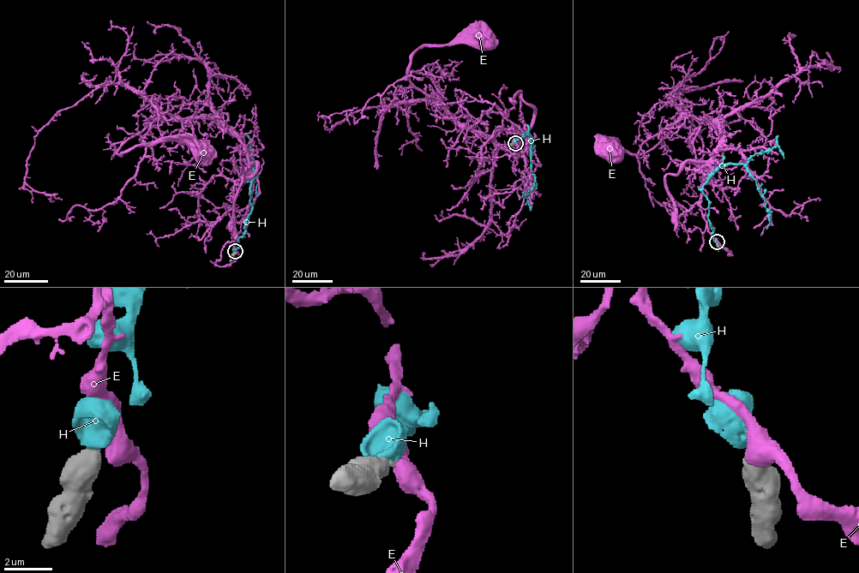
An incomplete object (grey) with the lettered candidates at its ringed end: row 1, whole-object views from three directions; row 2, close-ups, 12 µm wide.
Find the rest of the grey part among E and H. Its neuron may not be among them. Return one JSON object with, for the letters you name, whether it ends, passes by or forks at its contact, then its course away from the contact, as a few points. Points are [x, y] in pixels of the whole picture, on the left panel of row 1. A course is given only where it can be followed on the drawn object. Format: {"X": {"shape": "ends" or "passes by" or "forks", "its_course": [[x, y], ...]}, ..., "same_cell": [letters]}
{"same_cell": []}

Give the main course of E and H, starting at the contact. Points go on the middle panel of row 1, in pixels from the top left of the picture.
E: (515, 143), (513, 127), (527, 137), (507, 147), (471, 133), (408, 74), (418, 49), (484, 38)
H: (514, 143), (524, 134), (530, 134), (528, 128), (531, 172), (535, 182), (525, 196), (522, 193)

